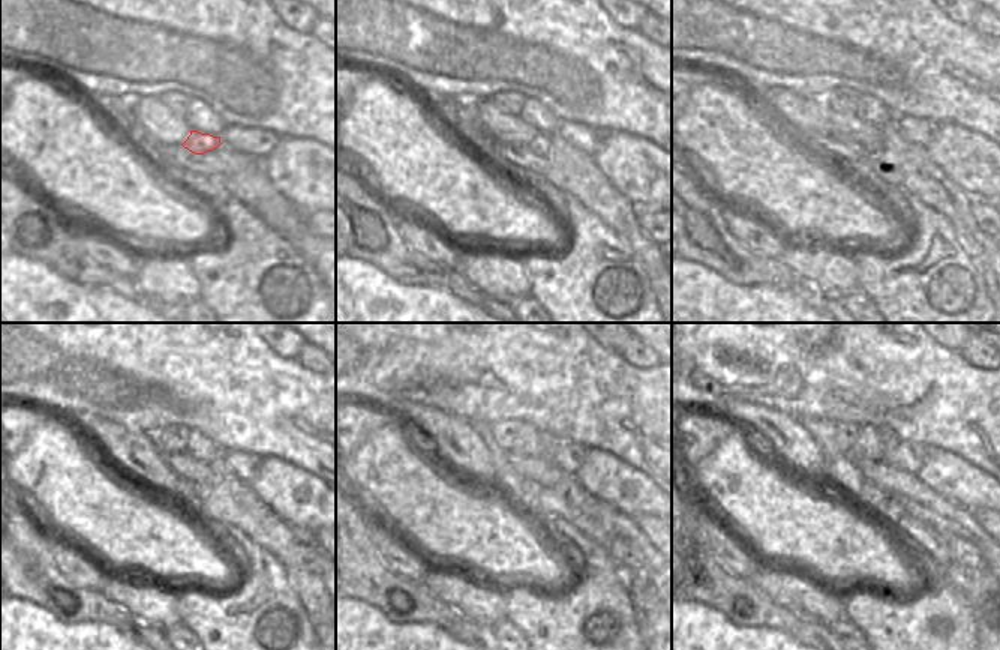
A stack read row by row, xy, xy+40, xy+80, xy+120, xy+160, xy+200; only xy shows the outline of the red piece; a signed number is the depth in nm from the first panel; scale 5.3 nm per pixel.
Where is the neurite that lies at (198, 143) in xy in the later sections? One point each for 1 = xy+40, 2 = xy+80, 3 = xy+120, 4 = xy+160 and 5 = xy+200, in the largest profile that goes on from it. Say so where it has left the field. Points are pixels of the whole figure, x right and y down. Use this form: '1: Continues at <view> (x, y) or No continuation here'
1: Continues at xy+40 (540, 144)
2: Continues at xy+80 (873, 150)
3: Continues at xy+120 (192, 494)
4: Continues at xy+160 (528, 497)
5: Continues at xy+200 (876, 502)

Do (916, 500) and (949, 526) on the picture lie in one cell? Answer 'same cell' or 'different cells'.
same cell

